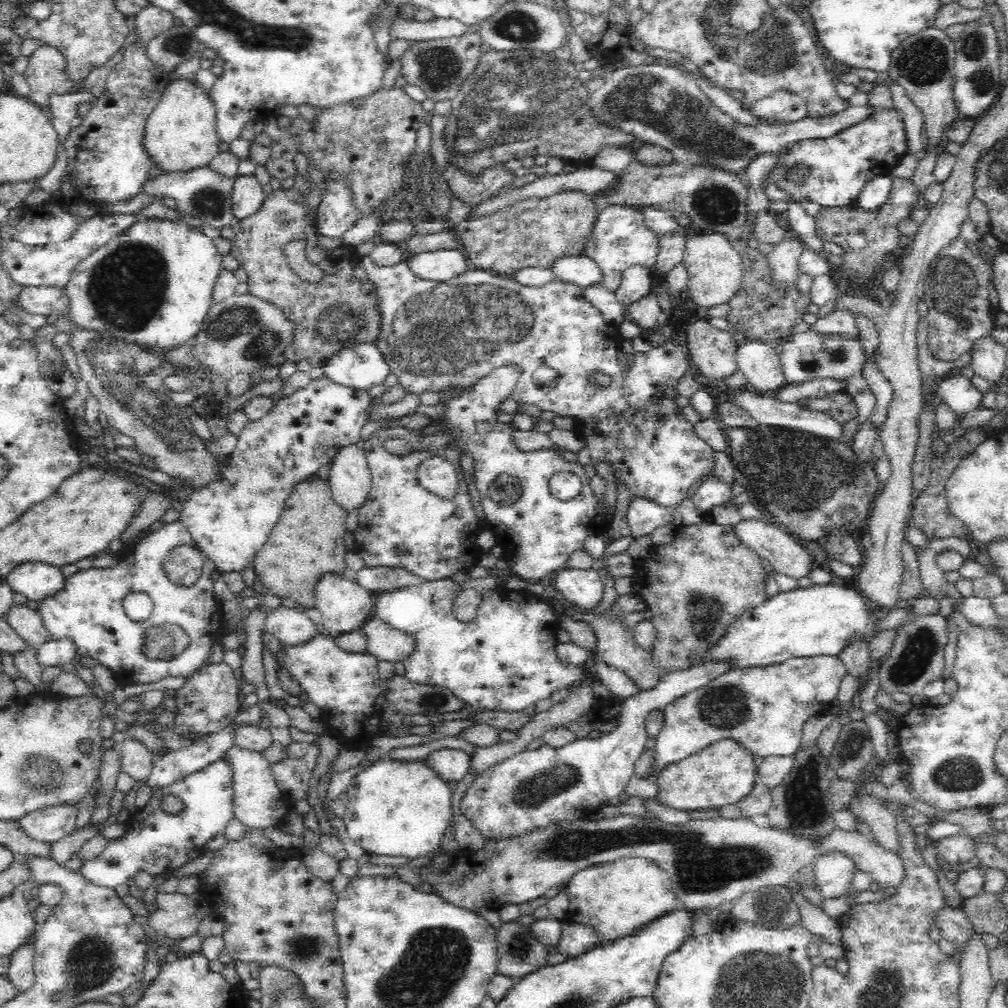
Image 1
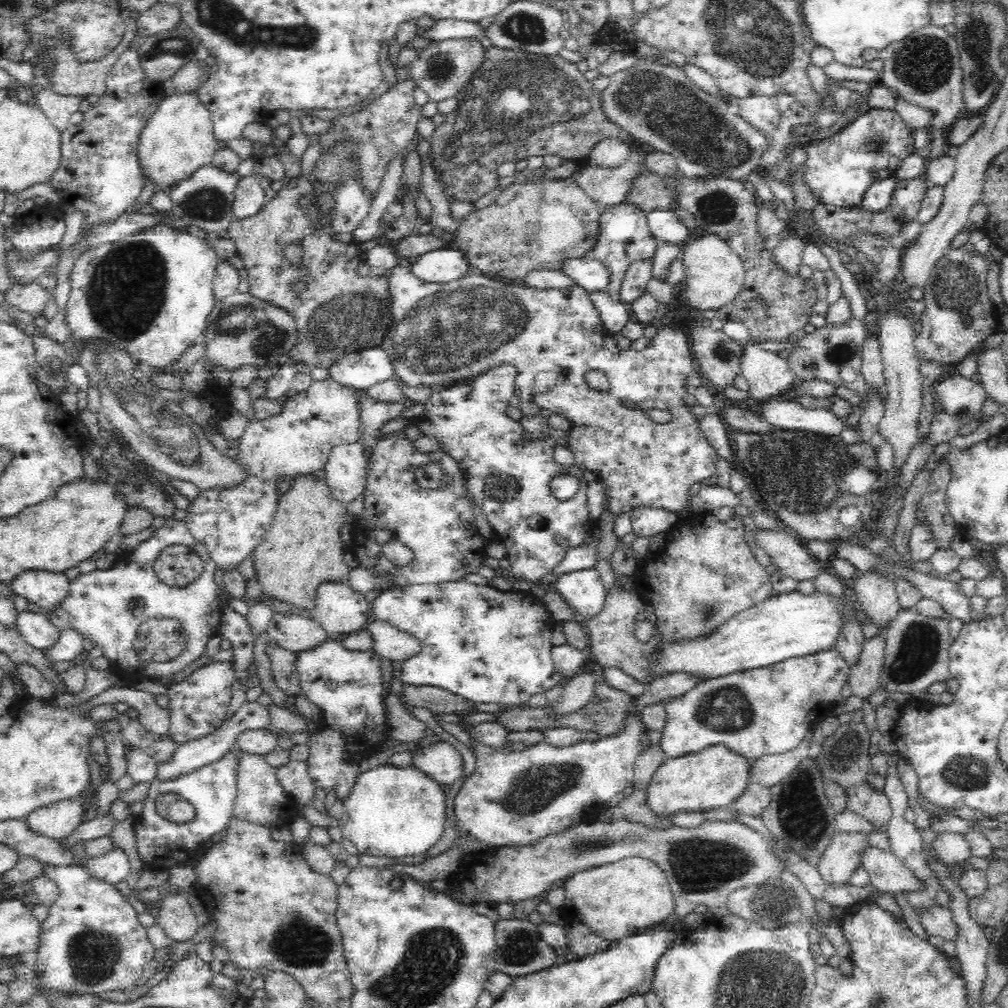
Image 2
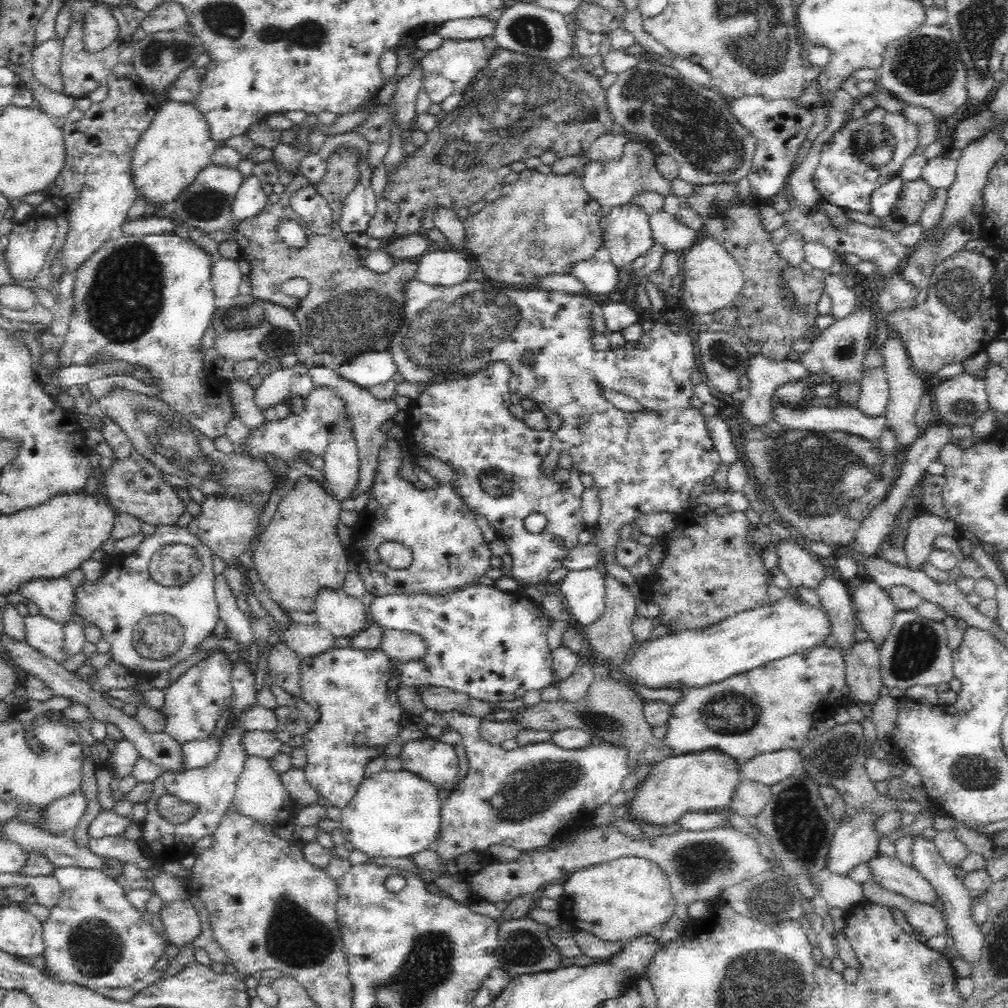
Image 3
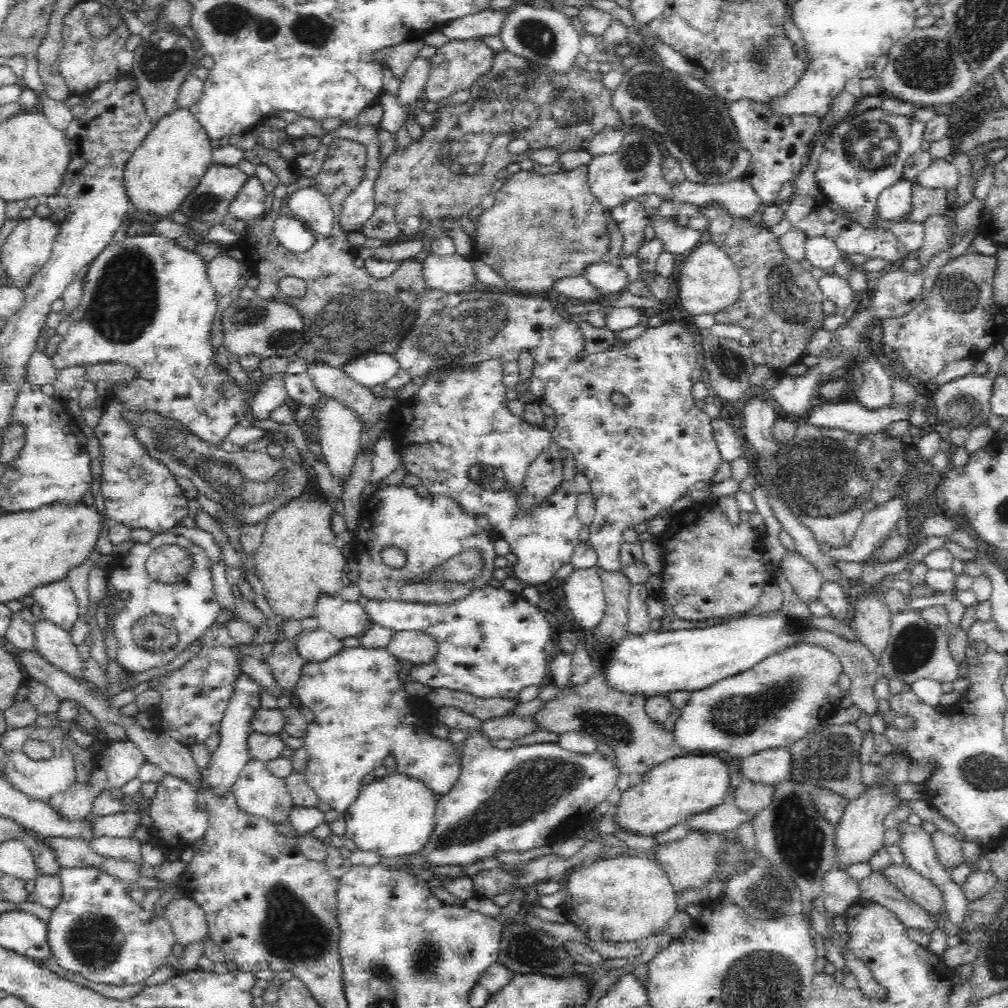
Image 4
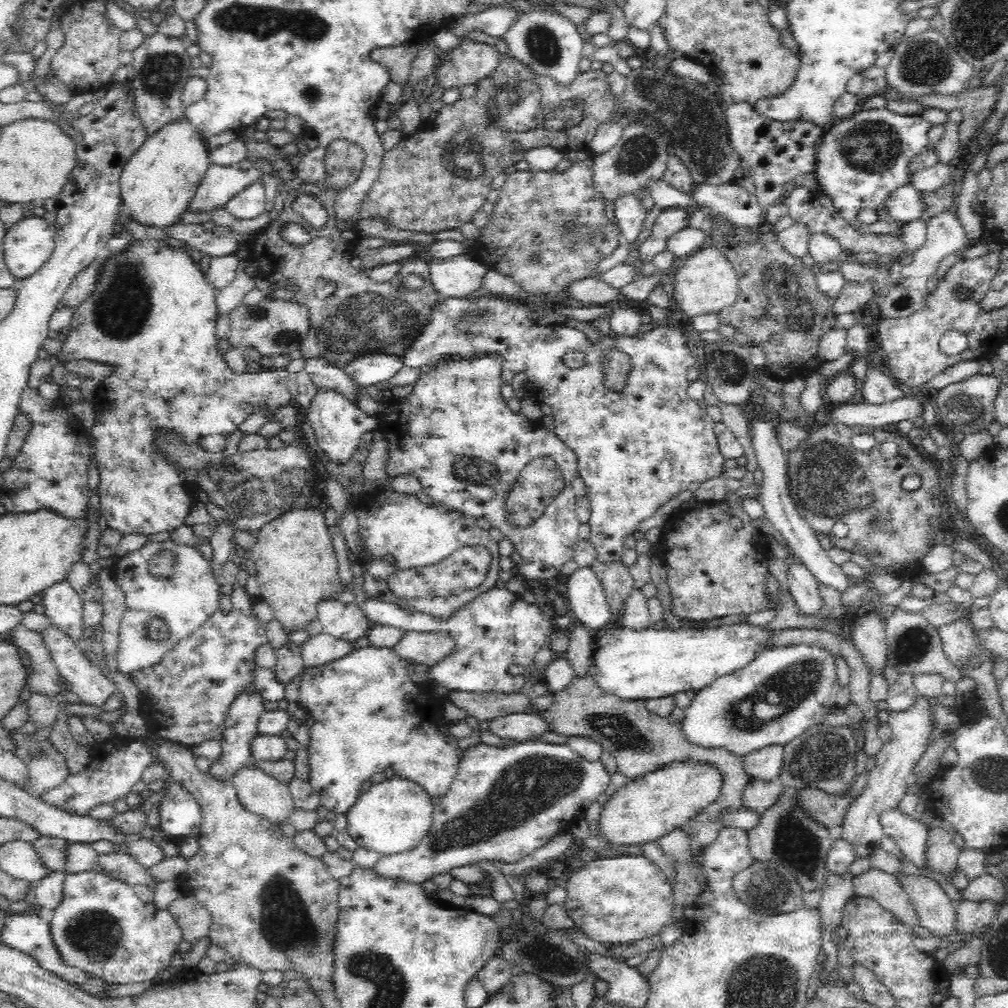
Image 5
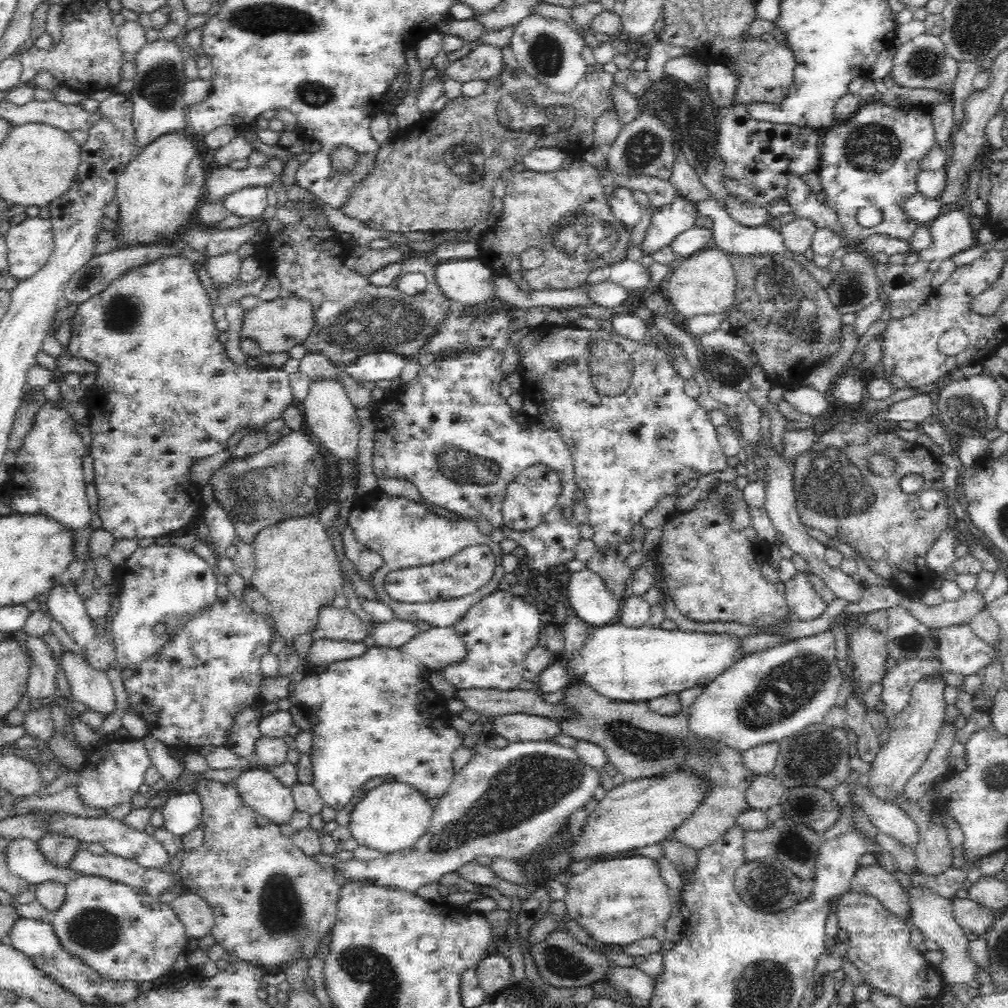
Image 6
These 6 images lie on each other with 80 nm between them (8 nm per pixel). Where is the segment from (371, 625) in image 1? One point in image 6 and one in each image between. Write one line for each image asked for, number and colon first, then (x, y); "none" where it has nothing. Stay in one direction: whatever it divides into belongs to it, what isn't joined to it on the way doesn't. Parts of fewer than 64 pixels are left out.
2: (392, 643)
3: (402, 646)
4: (416, 647)
5: (428, 649)
6: (437, 648)

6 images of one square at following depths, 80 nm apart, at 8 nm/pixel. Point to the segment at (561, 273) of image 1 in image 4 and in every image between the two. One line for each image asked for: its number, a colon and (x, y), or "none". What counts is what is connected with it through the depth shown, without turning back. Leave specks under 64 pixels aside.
2: (589, 273)
3: (599, 277)
4: (607, 278)

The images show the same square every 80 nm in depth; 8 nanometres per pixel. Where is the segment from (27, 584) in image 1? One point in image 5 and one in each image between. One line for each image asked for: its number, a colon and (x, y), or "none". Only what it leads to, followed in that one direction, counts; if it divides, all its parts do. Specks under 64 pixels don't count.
2: (45, 589)
3: (56, 598)
4: (57, 601)
5: (63, 605)

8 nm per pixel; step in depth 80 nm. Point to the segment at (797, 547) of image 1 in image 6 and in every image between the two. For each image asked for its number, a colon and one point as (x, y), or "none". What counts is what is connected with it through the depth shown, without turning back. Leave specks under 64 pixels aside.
2: (788, 554)
3: (802, 568)
4: (806, 582)
5: (803, 588)
6: (805, 605)

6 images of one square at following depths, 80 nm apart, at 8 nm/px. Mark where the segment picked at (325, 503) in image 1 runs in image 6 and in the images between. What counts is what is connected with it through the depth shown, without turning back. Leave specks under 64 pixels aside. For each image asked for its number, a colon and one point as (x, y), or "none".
2: (301, 549)
3: (299, 553)
4: (299, 559)
5: (296, 567)
6: (296, 568)

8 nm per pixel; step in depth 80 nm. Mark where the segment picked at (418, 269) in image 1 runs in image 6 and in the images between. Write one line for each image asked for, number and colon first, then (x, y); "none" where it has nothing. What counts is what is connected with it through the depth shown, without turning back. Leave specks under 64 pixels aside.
2: (444, 266)
3: (440, 268)
4: (454, 274)
5: (460, 277)
6: (466, 282)

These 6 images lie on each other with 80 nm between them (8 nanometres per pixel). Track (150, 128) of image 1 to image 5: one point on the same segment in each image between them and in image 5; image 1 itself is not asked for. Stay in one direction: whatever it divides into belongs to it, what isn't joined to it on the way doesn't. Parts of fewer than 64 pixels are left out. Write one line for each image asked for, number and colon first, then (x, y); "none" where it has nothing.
2: (178, 140)
3: (178, 146)
4: (168, 165)
5: (157, 184)

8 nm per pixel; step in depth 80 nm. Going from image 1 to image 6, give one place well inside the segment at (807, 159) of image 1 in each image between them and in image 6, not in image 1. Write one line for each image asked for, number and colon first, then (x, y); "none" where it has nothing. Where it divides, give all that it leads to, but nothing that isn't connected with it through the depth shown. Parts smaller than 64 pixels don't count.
2: (839, 169)
3: (861, 156)
4: (865, 154)
5: (863, 160)
6: (873, 159)

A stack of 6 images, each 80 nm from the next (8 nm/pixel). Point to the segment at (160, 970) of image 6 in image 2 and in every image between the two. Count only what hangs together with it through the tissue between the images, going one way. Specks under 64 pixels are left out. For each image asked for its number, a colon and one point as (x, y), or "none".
2: (91, 941)
3: (94, 936)
4: (97, 931)
5: (101, 925)

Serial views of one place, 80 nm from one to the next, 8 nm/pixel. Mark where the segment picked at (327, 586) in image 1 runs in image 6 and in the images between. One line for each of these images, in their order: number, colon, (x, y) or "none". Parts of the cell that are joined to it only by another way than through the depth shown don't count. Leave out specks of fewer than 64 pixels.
2: (339, 610)
3: (340, 615)
4: (343, 619)
5: (347, 622)
6: (341, 625)

